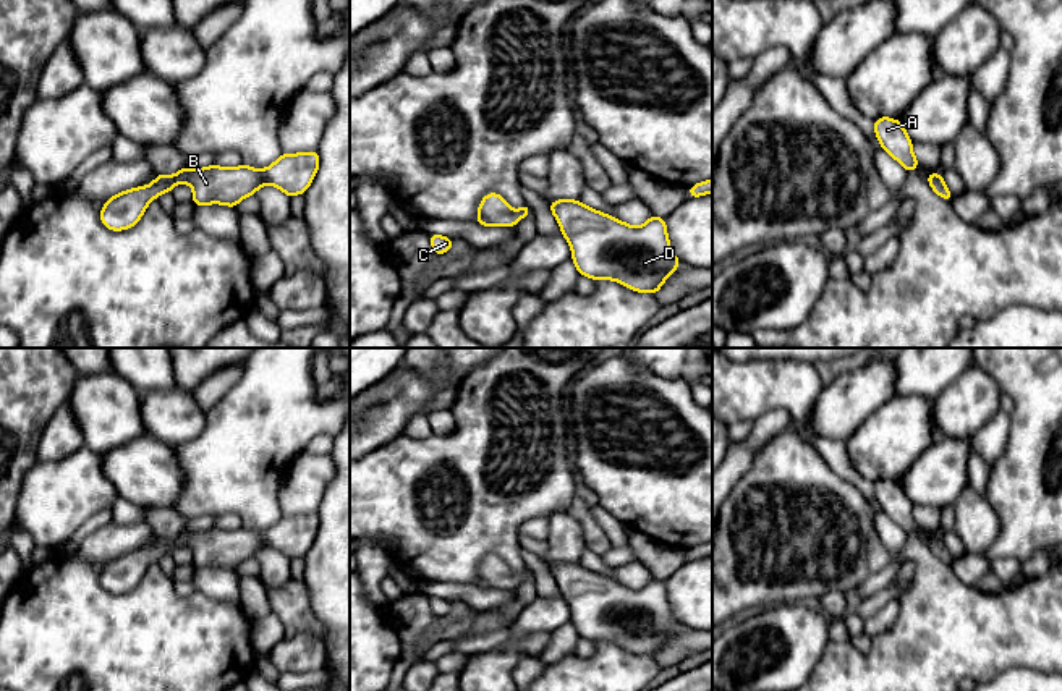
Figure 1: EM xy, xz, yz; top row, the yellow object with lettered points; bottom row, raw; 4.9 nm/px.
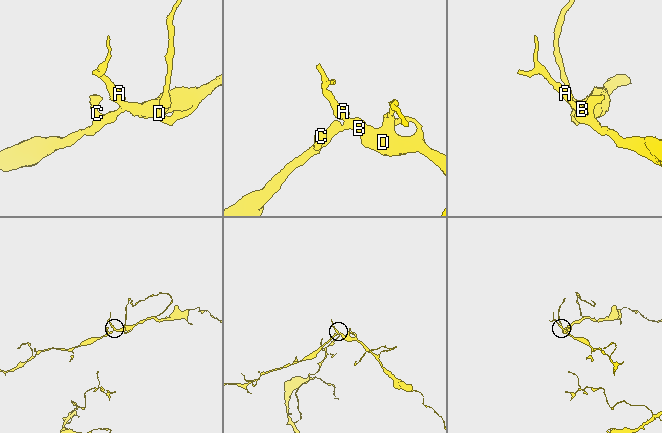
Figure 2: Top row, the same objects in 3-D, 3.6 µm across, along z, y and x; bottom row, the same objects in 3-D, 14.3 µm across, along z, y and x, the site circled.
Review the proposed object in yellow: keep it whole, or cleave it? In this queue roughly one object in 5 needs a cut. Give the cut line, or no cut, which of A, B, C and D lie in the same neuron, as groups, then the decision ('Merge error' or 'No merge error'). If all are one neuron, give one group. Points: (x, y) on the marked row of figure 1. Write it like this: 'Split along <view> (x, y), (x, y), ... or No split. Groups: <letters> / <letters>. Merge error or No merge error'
No split. Groups: A B C D. No merge error

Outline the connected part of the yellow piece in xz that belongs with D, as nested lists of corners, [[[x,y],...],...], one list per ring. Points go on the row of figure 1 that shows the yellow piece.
[[[562,197],[549,204],[563,238],[571,248],[571,261],[578,273],[593,280],[615,280],[638,291],[656,295],[662,283],[678,269],[682,261],[673,256],[665,218],[651,214],[639,227],[584,206],[581,201]]]

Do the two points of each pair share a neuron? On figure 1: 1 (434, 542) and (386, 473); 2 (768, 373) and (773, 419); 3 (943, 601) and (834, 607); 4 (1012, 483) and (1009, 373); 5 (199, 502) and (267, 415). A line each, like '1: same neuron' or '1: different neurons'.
1: same neuron
2: different neurons
3: different neurons
4: same neuron
5: same neuron

